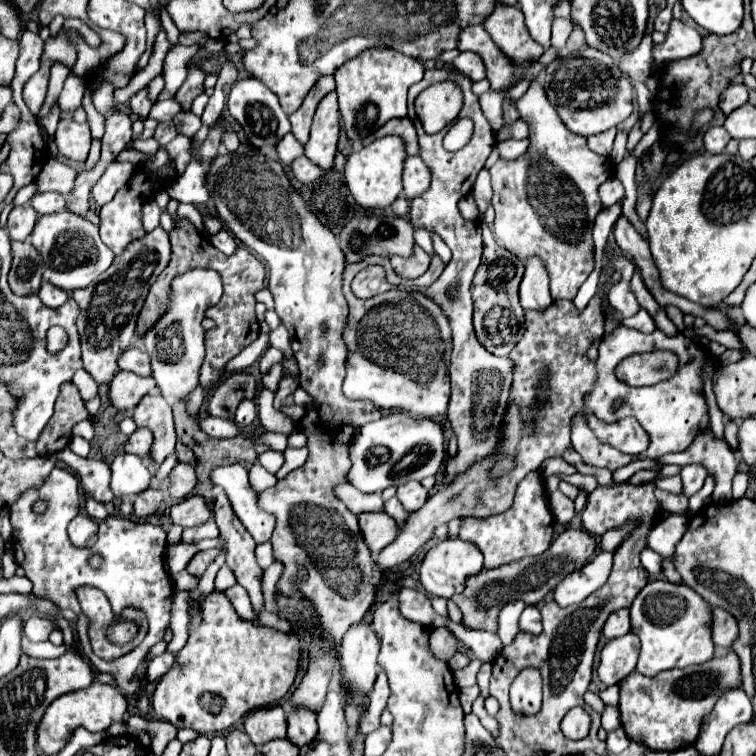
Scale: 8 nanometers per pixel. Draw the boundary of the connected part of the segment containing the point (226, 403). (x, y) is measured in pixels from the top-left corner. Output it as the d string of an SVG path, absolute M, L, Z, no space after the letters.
M247 372L227 376L209 398L209 414L225 420L235 420L235 410L241 400L255 400L259 394L257 378Z

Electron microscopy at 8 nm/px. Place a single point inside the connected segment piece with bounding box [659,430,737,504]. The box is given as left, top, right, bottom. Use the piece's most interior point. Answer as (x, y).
(714, 455)

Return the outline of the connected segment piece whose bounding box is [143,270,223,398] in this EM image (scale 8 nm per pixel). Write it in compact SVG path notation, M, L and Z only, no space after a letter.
M189 270L177 276L171 284L173 288L173 304L169 312L145 334L145 350L151 356L153 378L161 388L165 398L183 398L199 384L199 370L205 360L203 346L203 326L201 320L209 306L215 306L221 300L223 286L221 278L213 270Z

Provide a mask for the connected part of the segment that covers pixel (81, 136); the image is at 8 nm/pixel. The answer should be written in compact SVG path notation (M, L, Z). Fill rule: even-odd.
M59 124L55 132L55 144L59 156L73 162L85 162L91 146L91 134L87 124Z

